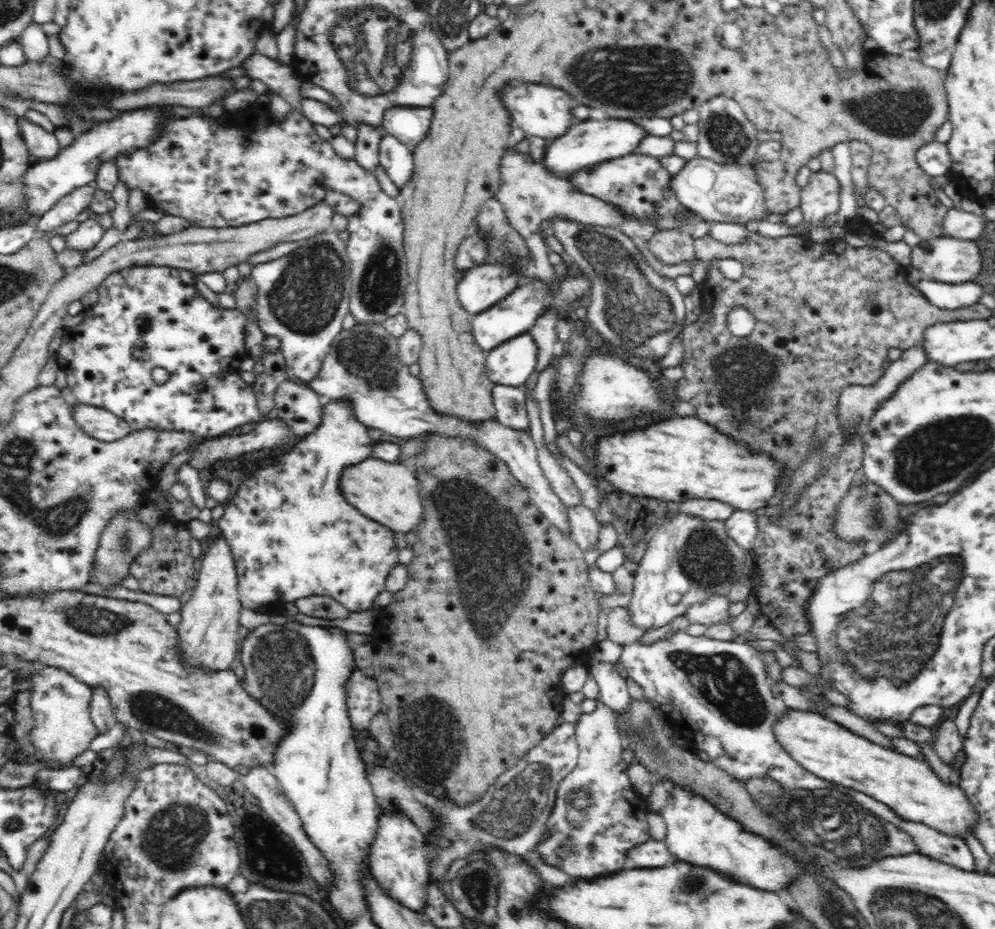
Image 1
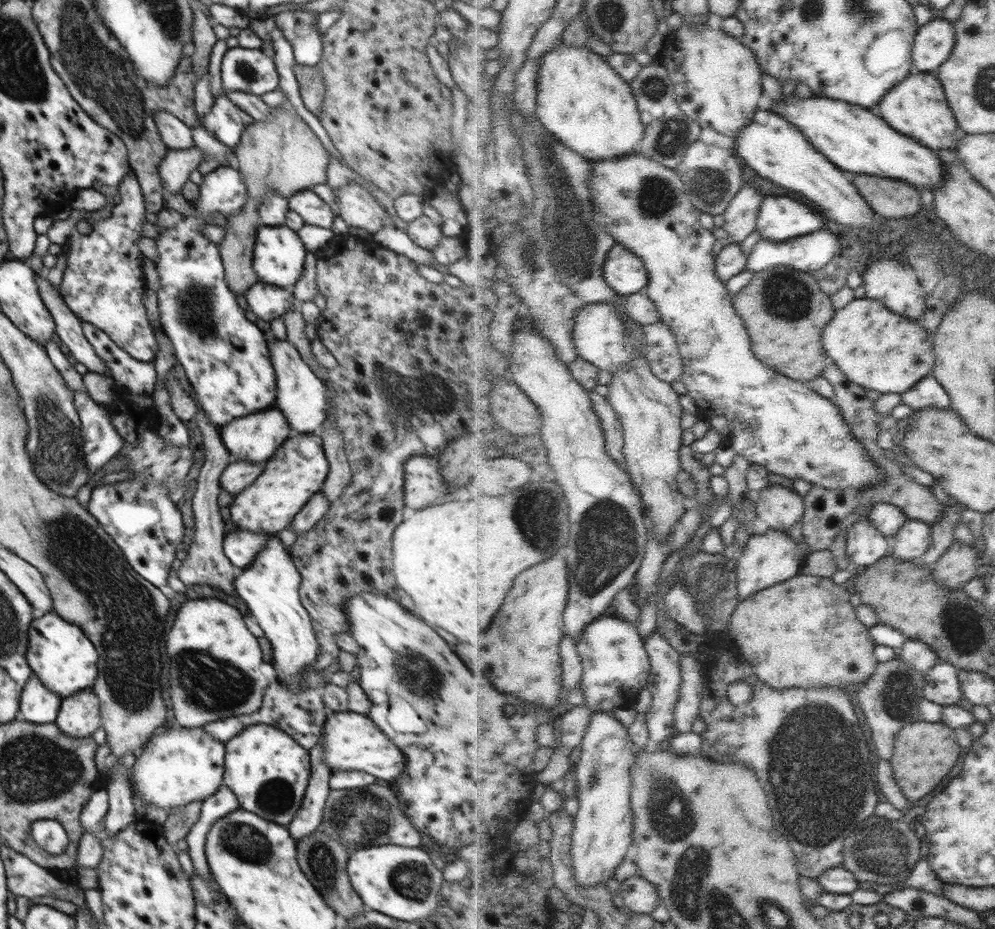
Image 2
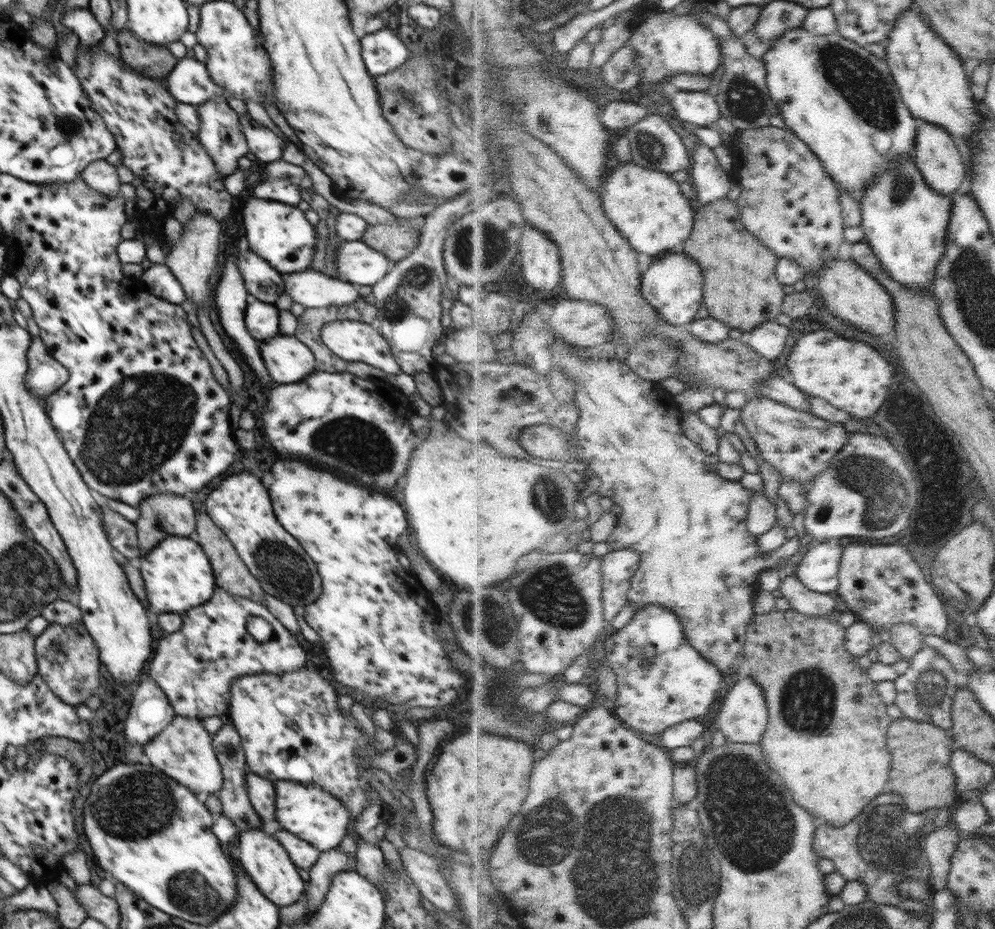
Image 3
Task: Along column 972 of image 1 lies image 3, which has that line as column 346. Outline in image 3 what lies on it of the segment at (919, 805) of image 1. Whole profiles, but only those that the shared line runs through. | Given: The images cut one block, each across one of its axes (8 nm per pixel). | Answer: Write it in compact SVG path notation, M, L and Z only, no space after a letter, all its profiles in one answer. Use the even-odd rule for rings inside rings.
M280 780L274 782L273 786L276 821L280 824L281 829L290 830L292 834L309 842L321 853L338 847L350 826L350 811L344 807L344 804L318 785L302 785Z

